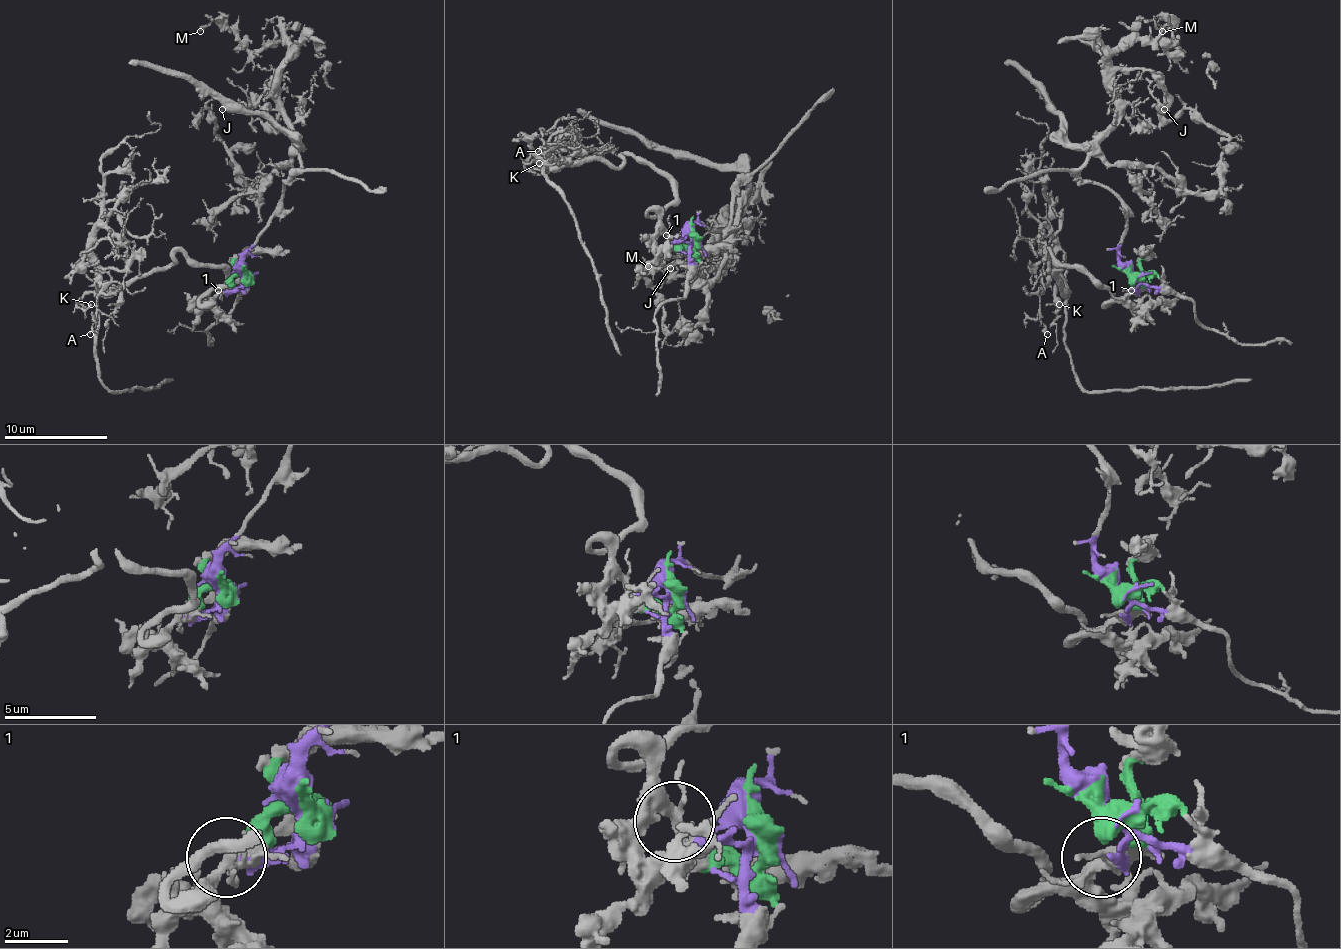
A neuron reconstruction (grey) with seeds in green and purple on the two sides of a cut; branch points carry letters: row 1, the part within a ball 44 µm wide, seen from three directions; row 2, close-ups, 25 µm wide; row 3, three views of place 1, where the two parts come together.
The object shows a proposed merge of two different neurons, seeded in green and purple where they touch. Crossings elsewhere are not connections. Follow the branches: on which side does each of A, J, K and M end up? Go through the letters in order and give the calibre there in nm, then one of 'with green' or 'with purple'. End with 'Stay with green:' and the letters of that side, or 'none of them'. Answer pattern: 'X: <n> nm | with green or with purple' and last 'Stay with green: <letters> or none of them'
A: 170 nm | with green
J: 170 nm | with purple
K: 120 nm | with green
M: 170 nm | with purple
Stay with green: A, K

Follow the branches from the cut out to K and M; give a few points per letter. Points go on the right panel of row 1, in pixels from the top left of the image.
K: (1131, 272), (1143, 277), (1123, 298), (1112, 295), (1050, 252), (1063, 267), (1056, 275), (1069, 293), (1058, 303)
M: (1131, 272), (1123, 202), (1079, 177), (1118, 112), (1110, 58), (1146, 40), (1177, 50), (1164, 19), (1162, 32)

